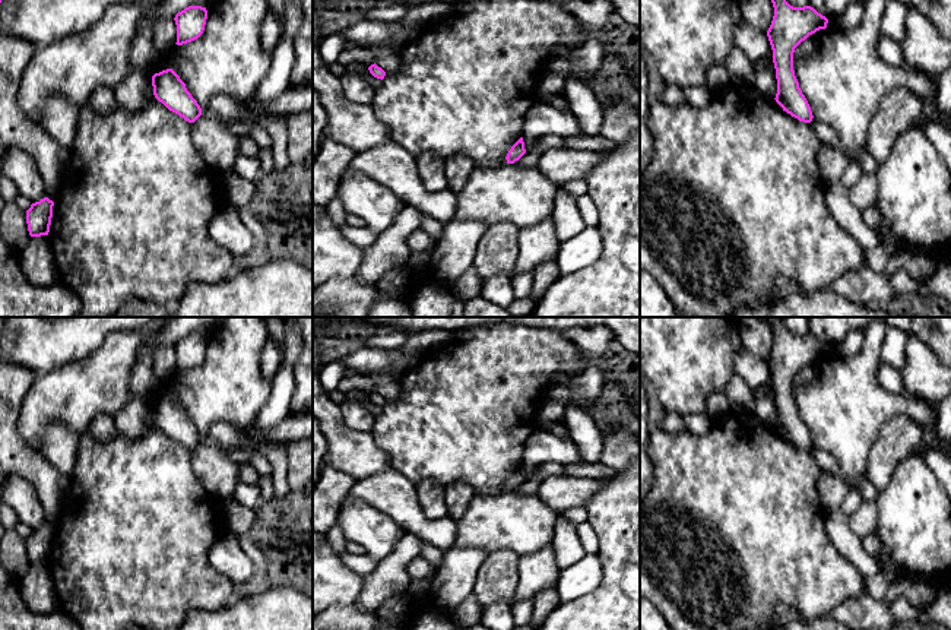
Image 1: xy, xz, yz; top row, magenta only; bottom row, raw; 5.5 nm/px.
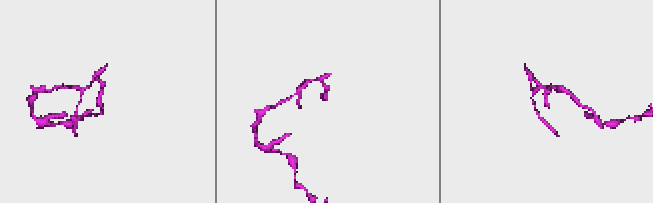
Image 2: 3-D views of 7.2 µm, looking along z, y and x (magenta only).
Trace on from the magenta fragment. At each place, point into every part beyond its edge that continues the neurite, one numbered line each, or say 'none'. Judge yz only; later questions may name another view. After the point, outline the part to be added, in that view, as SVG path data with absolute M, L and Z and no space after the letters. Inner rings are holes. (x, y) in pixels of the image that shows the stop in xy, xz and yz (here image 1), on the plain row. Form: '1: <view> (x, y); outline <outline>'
none

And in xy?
none

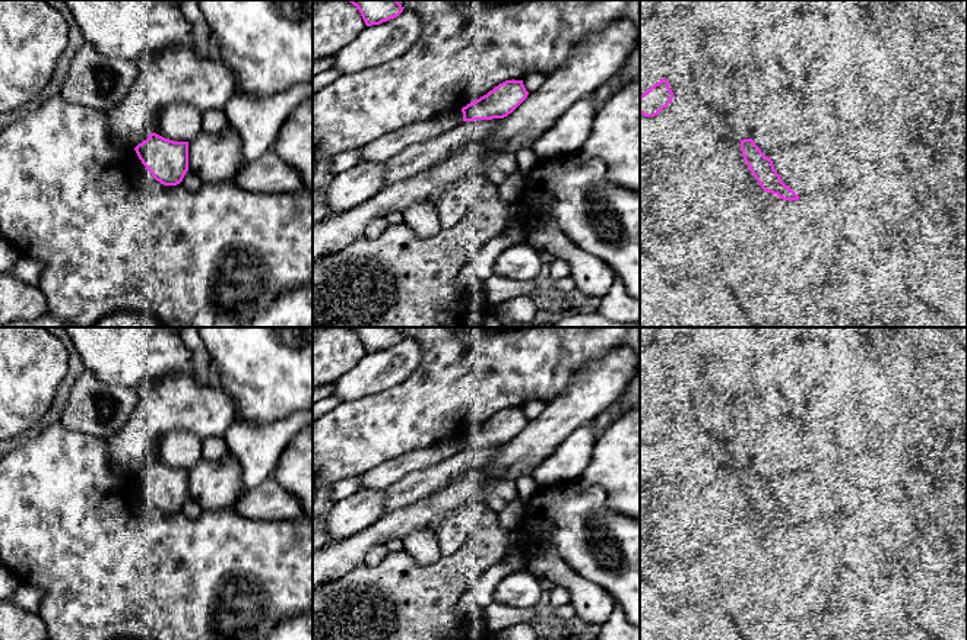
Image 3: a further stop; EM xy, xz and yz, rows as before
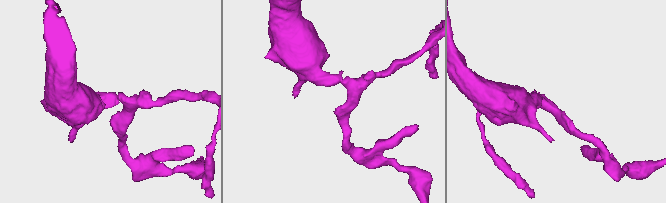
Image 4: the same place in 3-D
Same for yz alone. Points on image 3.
none

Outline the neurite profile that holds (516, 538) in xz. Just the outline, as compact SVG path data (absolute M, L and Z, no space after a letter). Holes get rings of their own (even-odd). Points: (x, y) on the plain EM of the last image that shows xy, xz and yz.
M514 530L510 533L510 544L505 552L505 557L514 557L523 546L524 535L521 530Z

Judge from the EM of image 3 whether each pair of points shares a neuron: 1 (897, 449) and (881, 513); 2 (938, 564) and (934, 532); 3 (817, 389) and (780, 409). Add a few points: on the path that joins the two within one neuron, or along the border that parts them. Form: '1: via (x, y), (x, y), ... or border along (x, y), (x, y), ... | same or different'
1: border along (869, 494), (874, 496) | different
2: via (937, 557), (932, 553), (934, 539) | same
3: border along (780, 383), (788, 415) | different

